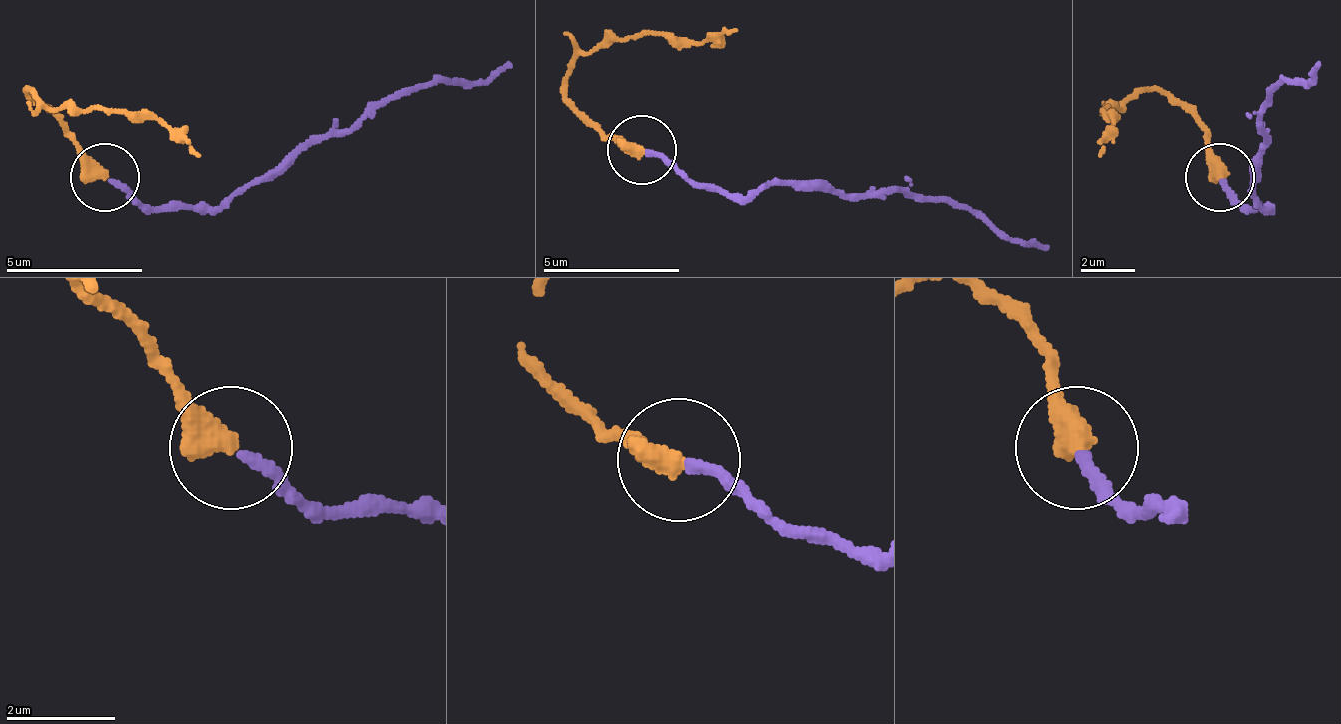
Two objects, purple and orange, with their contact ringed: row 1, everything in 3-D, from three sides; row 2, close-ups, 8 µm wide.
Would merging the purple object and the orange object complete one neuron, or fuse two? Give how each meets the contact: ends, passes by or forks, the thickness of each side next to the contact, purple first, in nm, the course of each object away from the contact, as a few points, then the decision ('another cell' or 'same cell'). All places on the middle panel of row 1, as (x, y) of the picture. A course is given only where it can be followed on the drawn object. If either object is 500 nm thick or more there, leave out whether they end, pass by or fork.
180 nm thick on the purple side, 500 nm on the other; purple runs (643, 148), (691, 182), (760, 196), (773, 182), (828, 182), (842, 196), (910, 189), (1047, 250); orange runs (643, 148), (609, 141), (575, 107), (568, 66), (589, 52), (671, 32), (712, 45), (739, 32); same cell

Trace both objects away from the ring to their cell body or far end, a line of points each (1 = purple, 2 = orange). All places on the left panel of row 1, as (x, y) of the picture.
1: (106, 182), (154, 209), (223, 209), (236, 196), (291, 161), (305, 148), (373, 114), (510, 59)
2: (106, 175), (38, 100), (31, 86), (52, 107), (134, 114), (175, 127), (202, 155)

